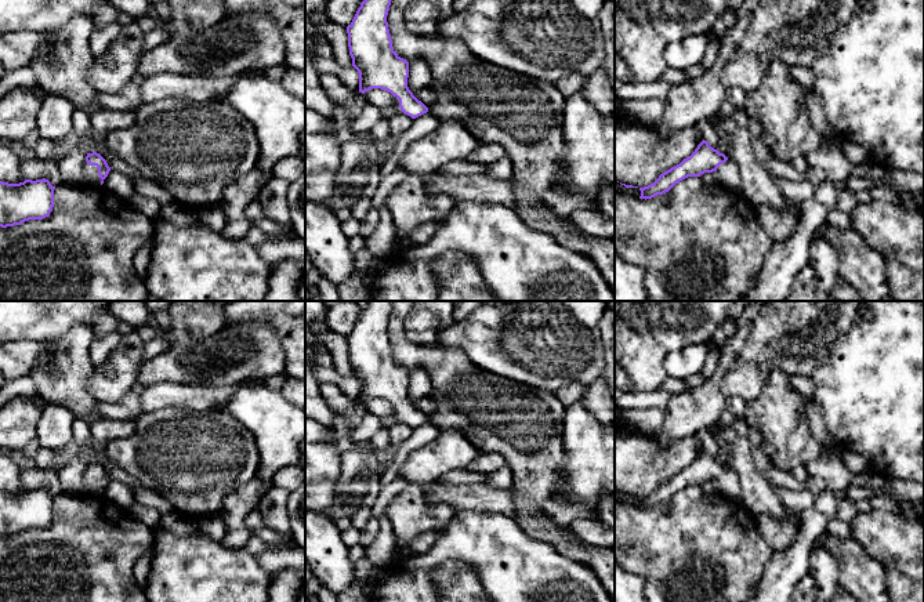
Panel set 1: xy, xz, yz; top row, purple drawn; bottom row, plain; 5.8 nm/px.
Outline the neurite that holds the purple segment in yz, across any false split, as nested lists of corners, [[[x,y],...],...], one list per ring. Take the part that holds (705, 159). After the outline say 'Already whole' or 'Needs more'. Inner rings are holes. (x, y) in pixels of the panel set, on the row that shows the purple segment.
[[[703,139],[691,156],[660,174],[653,184],[639,188],[639,199],[646,200],[663,195],[688,177],[700,177],[704,173],[713,171],[720,174],[720,184],[724,188],[742,192],[742,177],[738,163],[733,157],[726,157]]]. Needs more

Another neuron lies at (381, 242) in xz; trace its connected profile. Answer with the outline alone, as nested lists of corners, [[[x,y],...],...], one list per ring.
[[[387,203],[380,206],[377,210],[380,213],[380,221],[374,232],[366,237],[366,247],[370,250],[373,257],[385,258],[395,247],[395,224]]]

